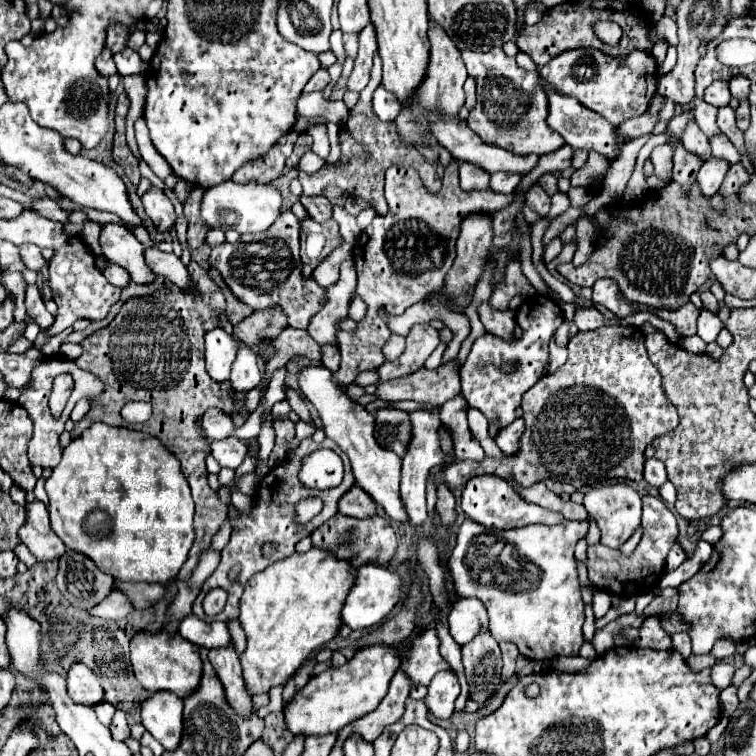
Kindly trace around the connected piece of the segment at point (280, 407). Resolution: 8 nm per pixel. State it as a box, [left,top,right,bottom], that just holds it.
[271,400,291,424]

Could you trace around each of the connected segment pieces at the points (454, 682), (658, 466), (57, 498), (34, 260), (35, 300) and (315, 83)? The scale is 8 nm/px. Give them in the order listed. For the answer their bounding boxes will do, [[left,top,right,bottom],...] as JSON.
[[425,670,461,720],[645,458,667,486],[45,422,195,584],[21,244,47,272],[25,284,53,328],[303,70,331,92]]

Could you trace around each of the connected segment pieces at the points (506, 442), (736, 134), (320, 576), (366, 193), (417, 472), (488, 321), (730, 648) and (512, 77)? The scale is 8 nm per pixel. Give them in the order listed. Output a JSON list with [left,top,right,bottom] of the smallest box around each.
[[495,418,523,454],[717,106,745,154],[241,550,349,696],[287,54,441,214],[401,406,446,526],[479,302,515,342],[711,642,735,660],[463,46,565,156]]

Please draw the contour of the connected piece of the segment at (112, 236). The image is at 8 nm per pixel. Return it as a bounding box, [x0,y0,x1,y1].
[99,224,155,284]

